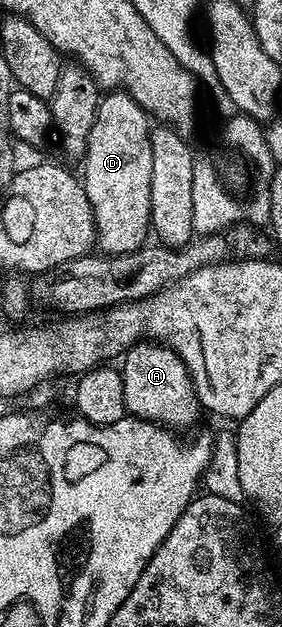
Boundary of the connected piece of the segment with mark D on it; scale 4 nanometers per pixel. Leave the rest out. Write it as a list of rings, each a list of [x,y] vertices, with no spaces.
[[[109,91],[102,96],[83,164],[83,184],[95,215],[96,248],[102,254],[130,253],[146,244],[151,233],[150,114],[130,93]]]

